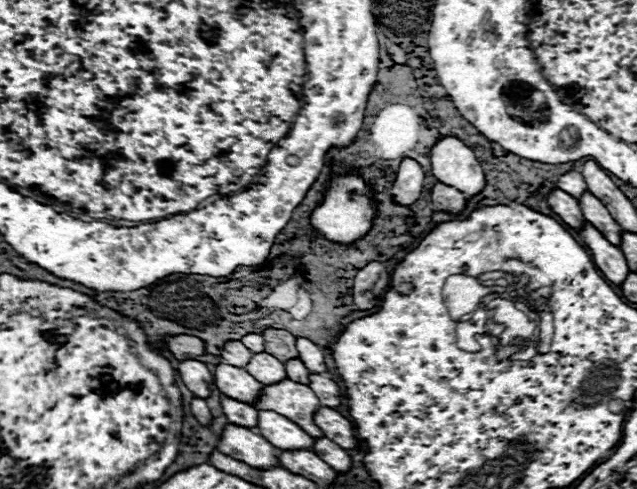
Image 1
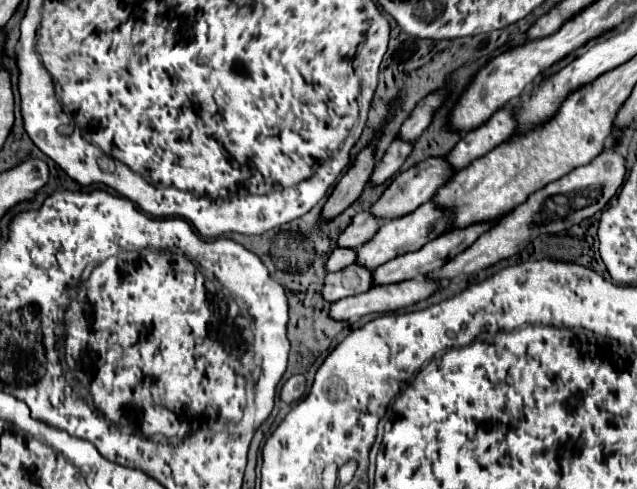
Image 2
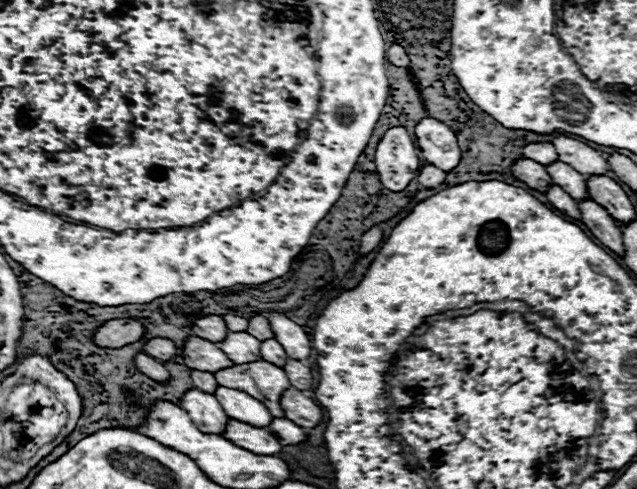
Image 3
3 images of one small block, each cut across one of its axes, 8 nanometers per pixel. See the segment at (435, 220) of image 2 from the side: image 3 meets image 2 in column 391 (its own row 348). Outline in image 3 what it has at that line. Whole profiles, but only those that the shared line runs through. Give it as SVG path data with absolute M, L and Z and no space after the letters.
M228 332L228 336L216 344L234 360L234 364L250 364L262 360L260 356L260 340L250 336L248 332Z

